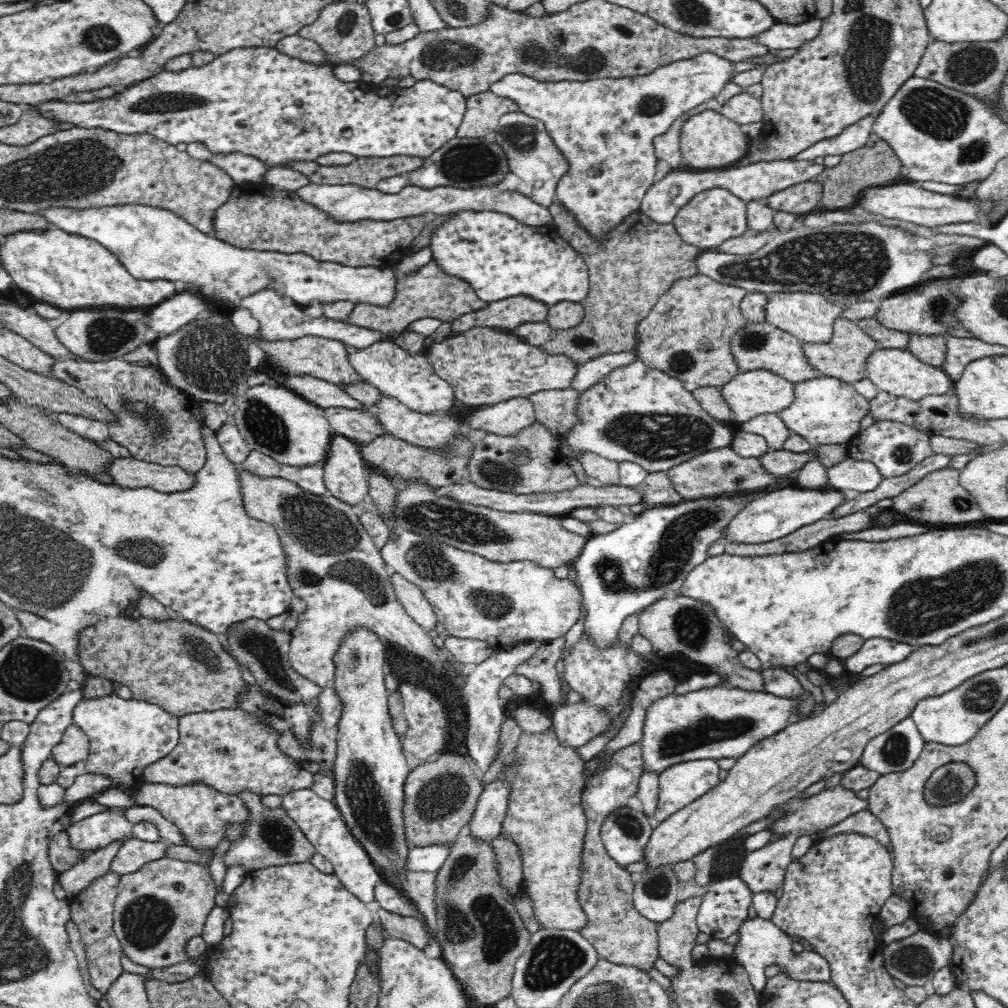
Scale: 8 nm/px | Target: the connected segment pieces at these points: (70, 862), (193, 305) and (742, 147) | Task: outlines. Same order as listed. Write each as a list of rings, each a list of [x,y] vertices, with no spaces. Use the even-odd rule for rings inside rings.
[[[58,832],[52,837],[48,846],[48,857],[54,869],[59,873],[70,870],[72,866],[84,862],[89,856],[89,850],[78,849],[70,840],[70,833]]]
[[[191,291],[176,294],[162,304],[153,307],[154,310],[150,312],[150,318],[148,318],[147,328],[150,328],[152,332],[172,334],[182,328],[184,324],[188,324],[196,318],[208,316],[210,306],[206,302]]]
[[[713,107],[700,114],[690,116],[680,130],[680,147],[684,163],[693,170],[723,170],[732,168],[749,154],[751,138],[740,129],[740,125],[724,116]]]

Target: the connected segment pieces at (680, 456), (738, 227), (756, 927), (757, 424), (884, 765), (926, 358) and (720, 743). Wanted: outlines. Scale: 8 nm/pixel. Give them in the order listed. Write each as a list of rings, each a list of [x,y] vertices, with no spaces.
[[[639,359],[630,366],[614,369],[614,372],[606,374],[606,378],[600,380],[596,386],[580,392],[580,404],[576,413],[580,415],[580,424],[572,426],[567,437],[559,440],[560,454],[577,458],[580,451],[590,451],[611,461],[635,462],[648,472],[668,471],[698,454],[730,447],[734,438],[732,430],[724,426],[722,421],[710,416],[680,379],[650,368]]]
[[[712,188],[696,194],[684,208],[680,208],[673,221],[684,241],[703,250],[718,248],[730,238],[743,239],[748,234],[747,203],[729,190]]]
[[[760,917],[748,918],[740,926],[738,932],[740,932],[740,940],[736,943],[736,952],[732,956],[748,972],[749,980],[759,1000],[766,992],[769,979],[765,976],[765,971],[770,966],[780,967],[781,973],[785,973],[788,978],[794,981],[831,983],[830,964],[826,958],[809,948],[799,953],[794,951],[790,935],[778,928],[774,921],[764,920]]]
[[[760,414],[752,420],[741,423],[742,431],[758,434],[766,439],[768,448],[772,451],[784,449],[786,440],[792,432],[785,425],[779,414]]]
[[[904,718],[866,744],[861,766],[881,775],[906,772],[917,764],[926,743],[914,720]]]
[[[912,334],[908,342],[908,350],[922,362],[940,369],[946,362],[948,343],[946,343],[946,336],[943,335],[918,336]]]
[[[717,685],[692,690],[684,694],[674,691],[666,696],[661,696],[650,703],[645,710],[643,733],[641,738],[642,756],[644,768],[654,769],[660,774],[664,769],[678,764],[704,758],[716,759],[741,757],[749,748],[757,742],[780,732],[790,723],[794,722],[795,700],[778,698],[773,694],[762,691],[751,691],[730,687],[729,685]]]

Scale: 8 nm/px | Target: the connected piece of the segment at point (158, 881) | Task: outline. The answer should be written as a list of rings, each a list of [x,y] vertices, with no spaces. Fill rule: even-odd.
[[[164,857],[160,860],[148,862],[130,874],[123,874],[118,884],[118,894],[114,904],[114,931],[122,943],[122,951],[136,964],[150,968],[171,967],[183,962],[191,962],[204,969],[210,965],[205,954],[190,957],[186,951],[186,944],[192,937],[200,936],[204,932],[206,918],[217,906],[214,896],[216,887],[210,876],[207,865],[192,861]]]

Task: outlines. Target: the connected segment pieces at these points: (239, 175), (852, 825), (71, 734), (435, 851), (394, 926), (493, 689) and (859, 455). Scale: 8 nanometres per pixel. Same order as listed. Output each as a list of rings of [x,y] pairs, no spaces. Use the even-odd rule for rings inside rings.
[[[218,154],[210,162],[227,172],[237,185],[265,182],[263,177],[268,170],[257,158],[243,154]]]
[[[868,810],[860,811],[849,816],[846,820],[842,820],[842,822],[830,827],[825,833],[818,831],[813,835],[813,839],[816,842],[834,833],[848,833],[850,831],[876,837],[891,854],[894,854],[894,845],[892,845],[892,839],[890,839],[888,829],[886,829],[884,823],[876,815],[873,815]]]
[[[72,723],[68,726],[62,740],[53,748],[52,759],[60,766],[75,766],[79,762],[89,760],[90,739],[78,726]]]
[[[453,842],[448,843],[432,843],[428,846],[412,845],[410,848],[410,862],[406,870],[418,872],[434,872],[440,870],[441,866],[446,862],[450,848]]]
[[[383,908],[377,911],[382,927],[387,936],[396,937],[422,949],[426,947],[433,938],[426,924],[410,916],[397,915]]]
[[[528,641],[501,650],[495,649],[488,660],[478,664],[474,672],[466,677],[466,685],[462,687],[463,696],[467,701],[468,729],[466,729],[466,744],[471,756],[474,769],[481,775],[488,770],[499,758],[500,736],[502,724],[507,719],[507,701],[498,696],[498,687],[507,676],[514,674],[514,667],[523,660],[540,652],[541,641]]]
[[[878,419],[870,427],[854,435],[845,445],[848,457],[873,462],[883,477],[892,478],[906,474],[922,460],[936,453],[930,443],[930,436],[928,431],[906,425],[906,422]]]

